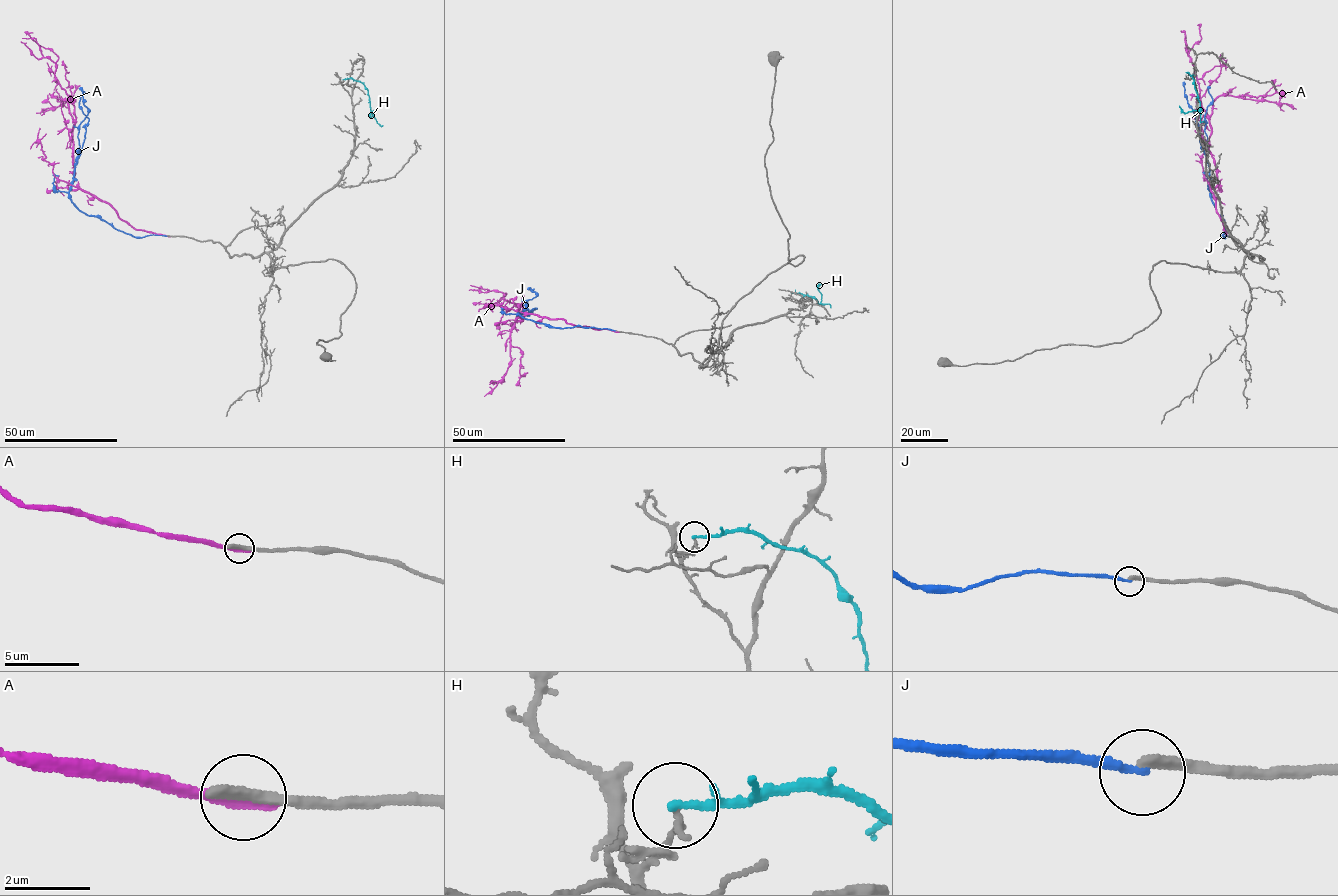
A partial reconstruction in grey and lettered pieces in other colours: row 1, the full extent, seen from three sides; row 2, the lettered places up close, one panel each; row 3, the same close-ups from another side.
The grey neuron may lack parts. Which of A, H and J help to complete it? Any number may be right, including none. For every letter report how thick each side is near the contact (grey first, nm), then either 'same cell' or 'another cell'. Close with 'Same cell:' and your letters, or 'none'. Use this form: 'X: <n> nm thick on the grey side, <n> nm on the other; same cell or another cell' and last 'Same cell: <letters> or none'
A: 360 nm thick on the grey side, 380 nm on the other; another cell
H: 160 nm thick on the grey side, 130 nm on the other; another cell
J: 260 nm thick on the grey side, 190 nm on the other; another cell
Same cell: none

